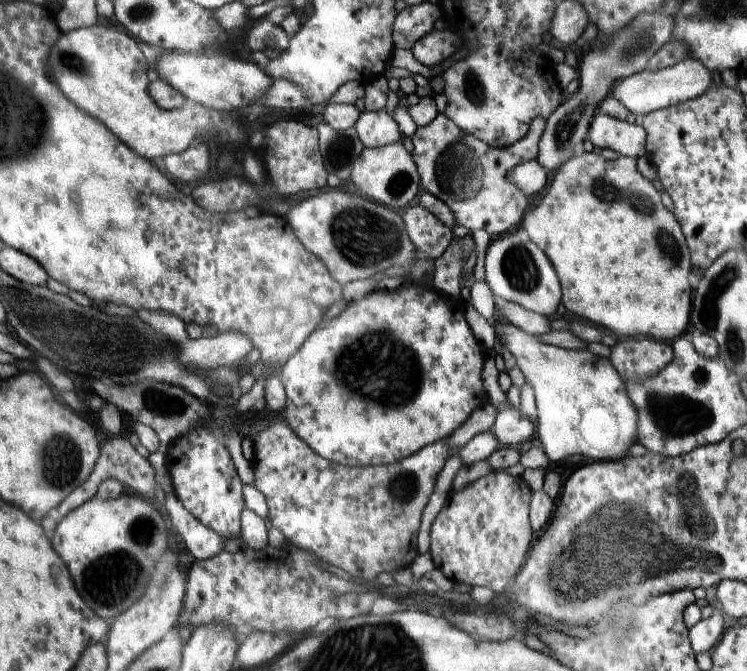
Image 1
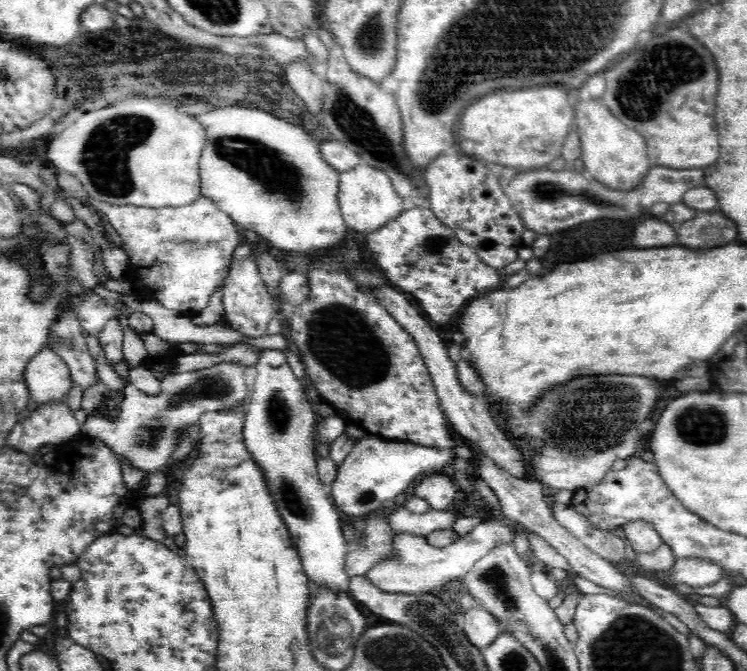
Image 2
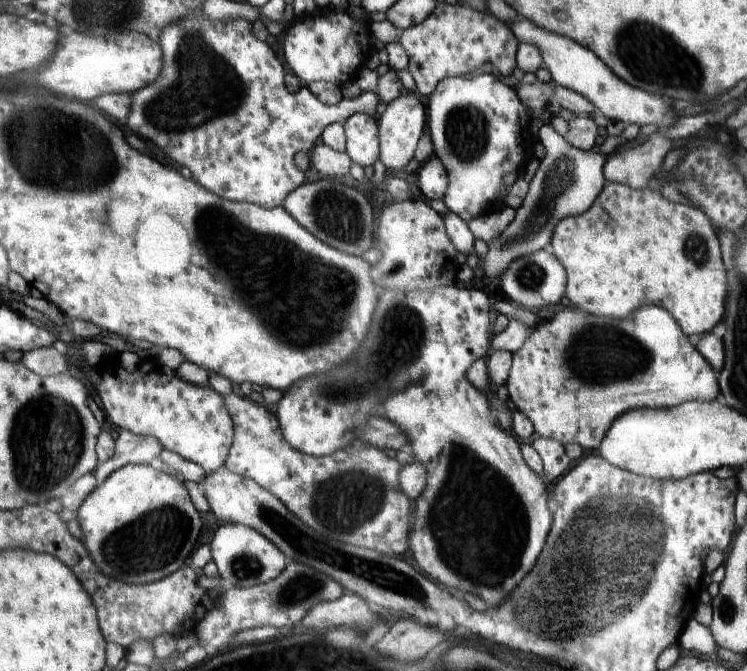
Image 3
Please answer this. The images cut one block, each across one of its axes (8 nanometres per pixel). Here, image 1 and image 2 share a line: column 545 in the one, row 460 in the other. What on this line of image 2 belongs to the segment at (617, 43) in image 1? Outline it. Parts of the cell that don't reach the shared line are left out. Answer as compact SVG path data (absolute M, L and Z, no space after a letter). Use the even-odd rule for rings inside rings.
M222 361L204 370L167 375L161 380L161 390L156 395L144 394L136 386L128 383L125 387L125 397L118 410L118 415L114 415L114 418L88 416L85 423L81 425L81 434L95 436L97 441L102 442L116 453L119 461L128 461L132 467L136 467L140 471L152 473L161 470L170 460L172 453L178 450L178 444L183 443L180 441L182 428L198 423L199 418L206 412L226 411L241 408L244 405L246 396L249 395L246 378L244 377L246 367L246 365L240 363Z

